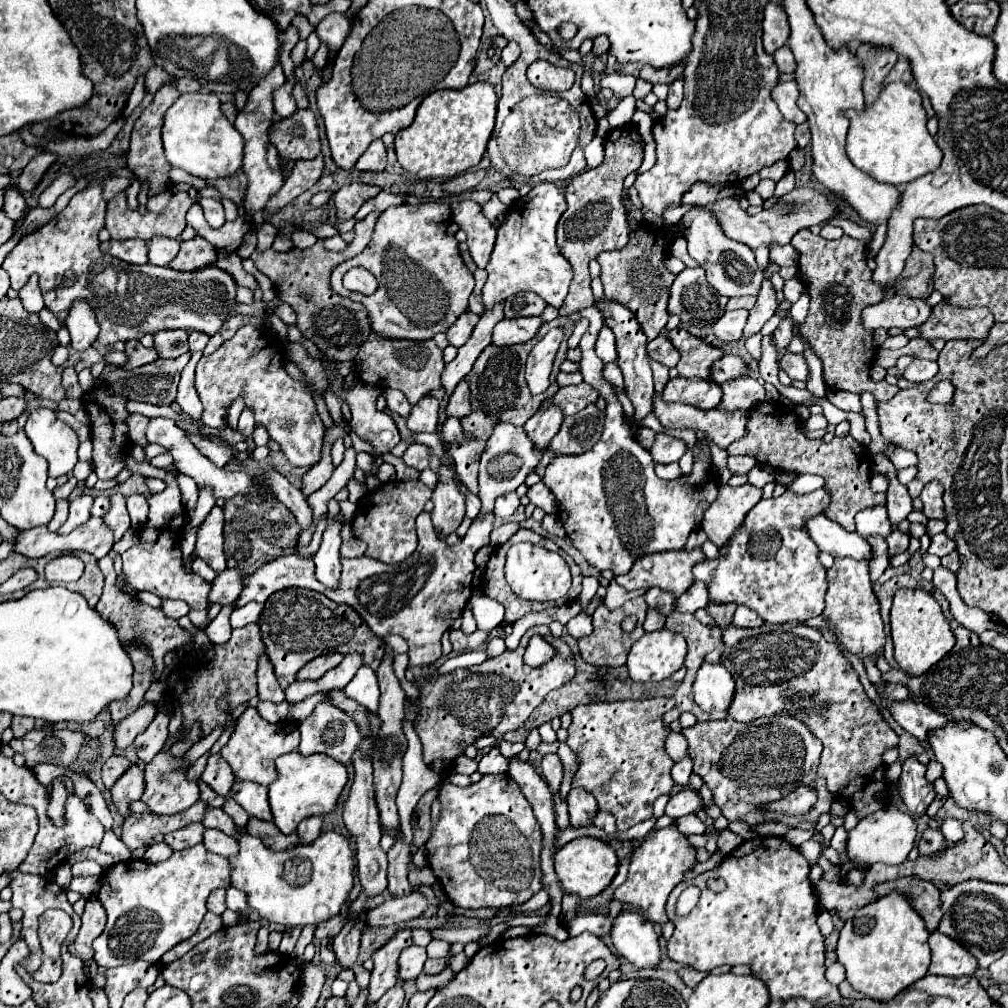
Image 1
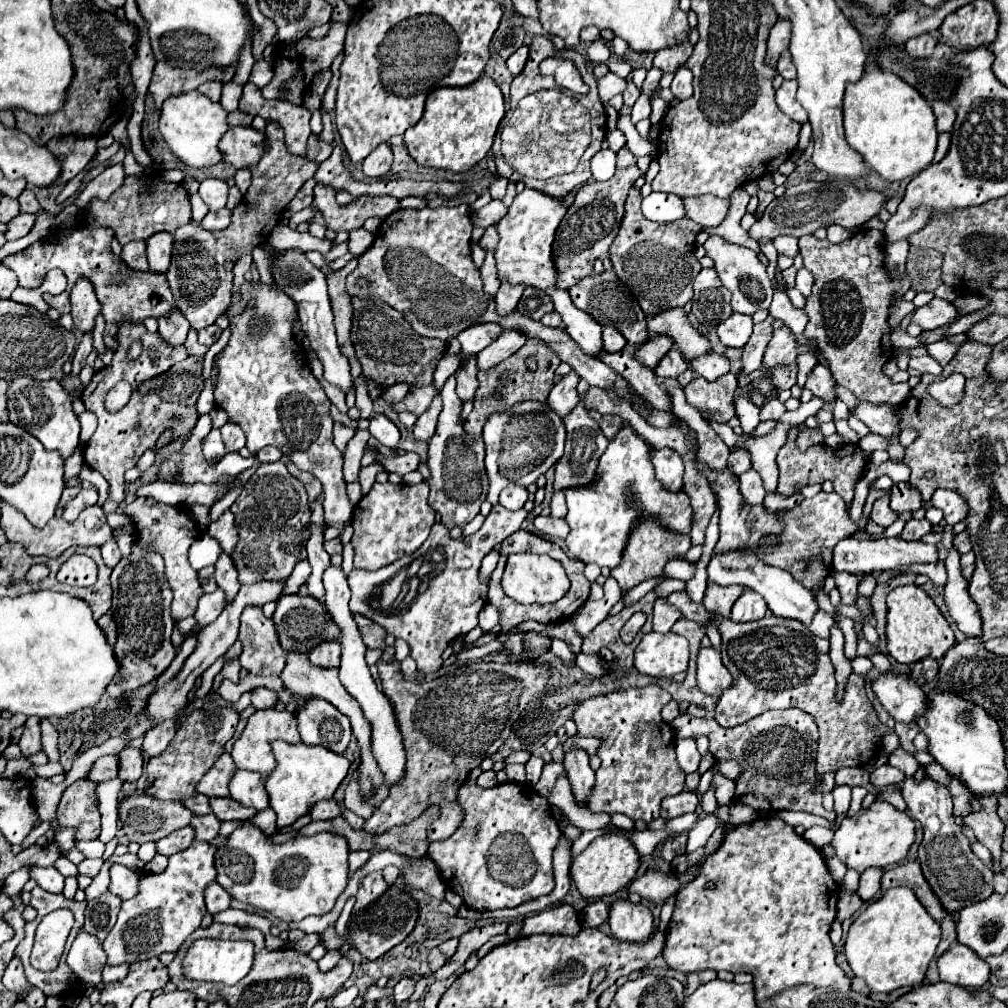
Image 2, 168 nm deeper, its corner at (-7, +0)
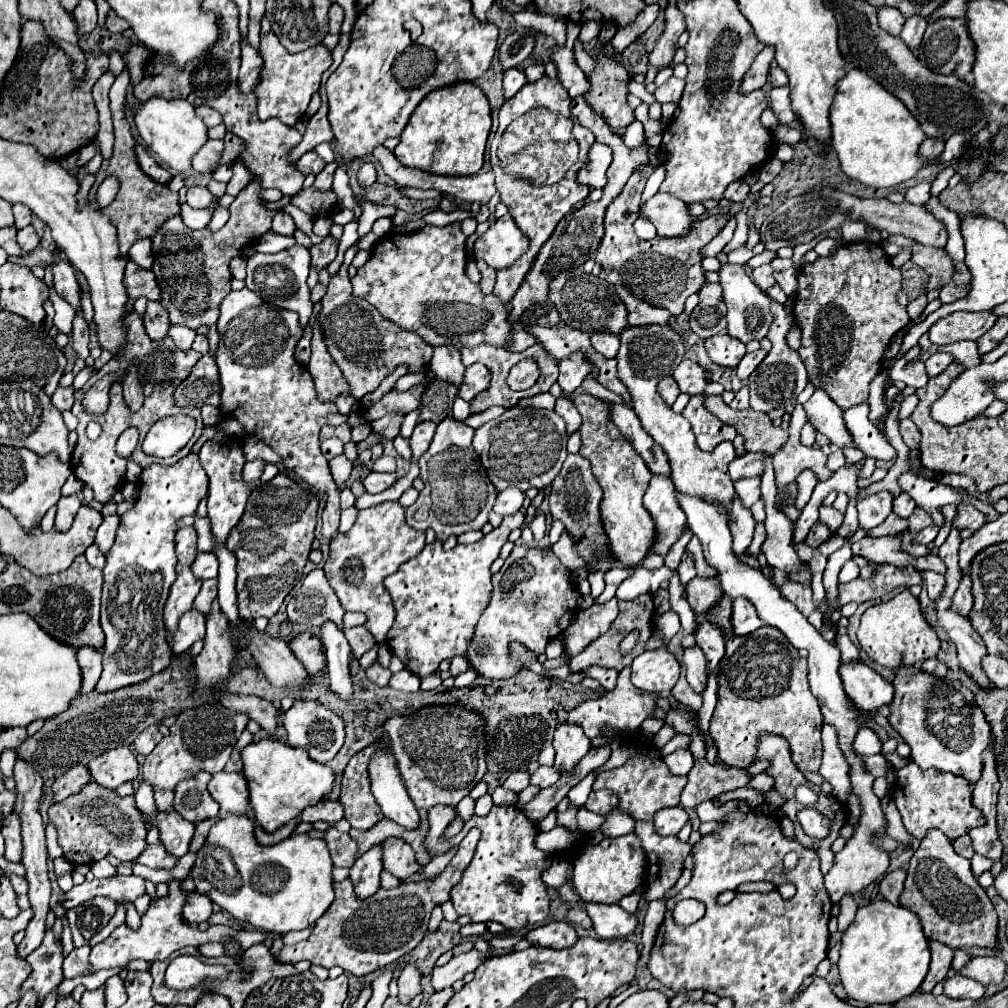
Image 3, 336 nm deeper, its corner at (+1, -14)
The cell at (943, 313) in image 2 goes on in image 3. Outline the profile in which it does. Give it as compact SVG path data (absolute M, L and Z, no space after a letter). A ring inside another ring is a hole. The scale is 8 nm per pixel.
M957 311L947 315L945 319L939 319L929 329L929 339L935 345L947 345L961 339L975 341L995 325L995 319L997 315L993 311L983 311L983 313Z

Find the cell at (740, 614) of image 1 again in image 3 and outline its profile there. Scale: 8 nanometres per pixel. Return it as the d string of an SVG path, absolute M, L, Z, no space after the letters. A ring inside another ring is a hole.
M735 599L733 601L733 635L749 635L763 627L753 603L749 599Z

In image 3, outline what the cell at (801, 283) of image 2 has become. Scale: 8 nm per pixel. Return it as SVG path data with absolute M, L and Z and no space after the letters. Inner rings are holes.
M795 267L785 269L785 271L773 271L773 277L775 277L777 285L779 285L789 297L795 295L795 291L797 291L797 269L795 269Z

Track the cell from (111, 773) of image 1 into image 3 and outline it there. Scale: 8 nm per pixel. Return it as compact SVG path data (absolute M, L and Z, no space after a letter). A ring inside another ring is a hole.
M73 765L67 773L59 775L51 785L51 803L59 803L69 795L77 793L85 783L91 781L91 775L85 765Z

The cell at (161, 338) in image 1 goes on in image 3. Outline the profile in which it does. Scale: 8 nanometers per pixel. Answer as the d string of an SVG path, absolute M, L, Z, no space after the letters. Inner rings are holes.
M149 301L147 309L145 309L145 315L143 315L143 325L145 325L145 331L151 339L155 339L155 341L163 339L169 331L169 325L171 325L167 309L161 303Z

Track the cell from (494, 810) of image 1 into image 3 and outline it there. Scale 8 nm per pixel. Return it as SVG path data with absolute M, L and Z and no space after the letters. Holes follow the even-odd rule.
M443 805L433 807L429 819L431 819L431 833L427 835L427 839L429 839L427 845L435 855L441 855L447 849L451 849L455 845L455 841L461 841L463 835L469 833L469 829L473 829L473 827L481 829L481 841L477 845L477 853L475 853L471 865L467 867L467 871L463 873L463 879L451 891L451 901L453 901L455 911L459 915L469 915L475 923L479 923L479 921L497 921L503 927L507 927L509 931L519 931L523 927L529 927L529 929L537 927L547 917L547 913L549 913L549 895L545 891L545 883L541 881L541 871L545 871L551 865L551 855L535 849L533 841L535 841L535 835L537 835L537 827L523 813L519 813L515 807L493 807L487 817L473 815L471 821L467 821L463 825L463 829L449 841L443 841L443 835L441 835L443 829L449 825L447 807L443 807Z

